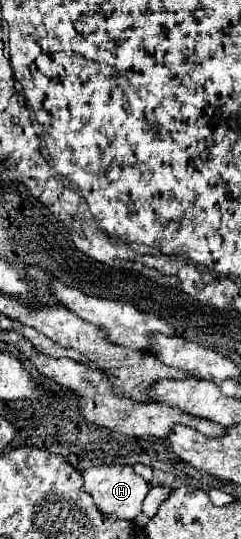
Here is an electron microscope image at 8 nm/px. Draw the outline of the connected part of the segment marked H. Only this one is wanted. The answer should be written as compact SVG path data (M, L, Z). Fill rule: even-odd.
M100 464L100 466L90 466L82 470L84 478L84 488L94 496L94 502L102 508L106 514L116 514L122 520L134 520L140 514L142 500L146 498L150 484L134 472L132 466L124 464Z

